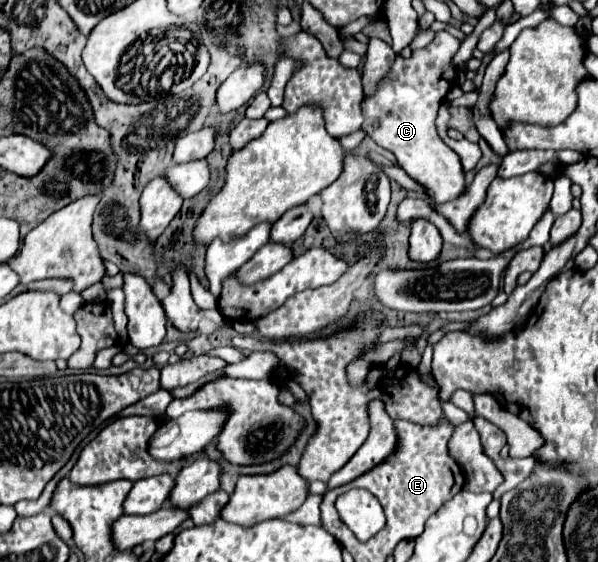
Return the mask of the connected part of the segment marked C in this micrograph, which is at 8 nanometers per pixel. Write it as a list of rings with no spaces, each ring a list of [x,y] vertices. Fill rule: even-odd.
[[[437,31],[435,39],[425,47],[413,51],[409,59],[397,55],[389,73],[377,83],[375,95],[365,97],[363,109],[363,131],[383,149],[391,151],[397,165],[403,167],[415,181],[427,187],[429,195],[437,203],[451,201],[465,189],[463,165],[459,155],[447,147],[435,129],[435,115],[439,103],[451,91],[457,79],[457,67],[453,55],[457,53],[461,41],[447,31]]]

